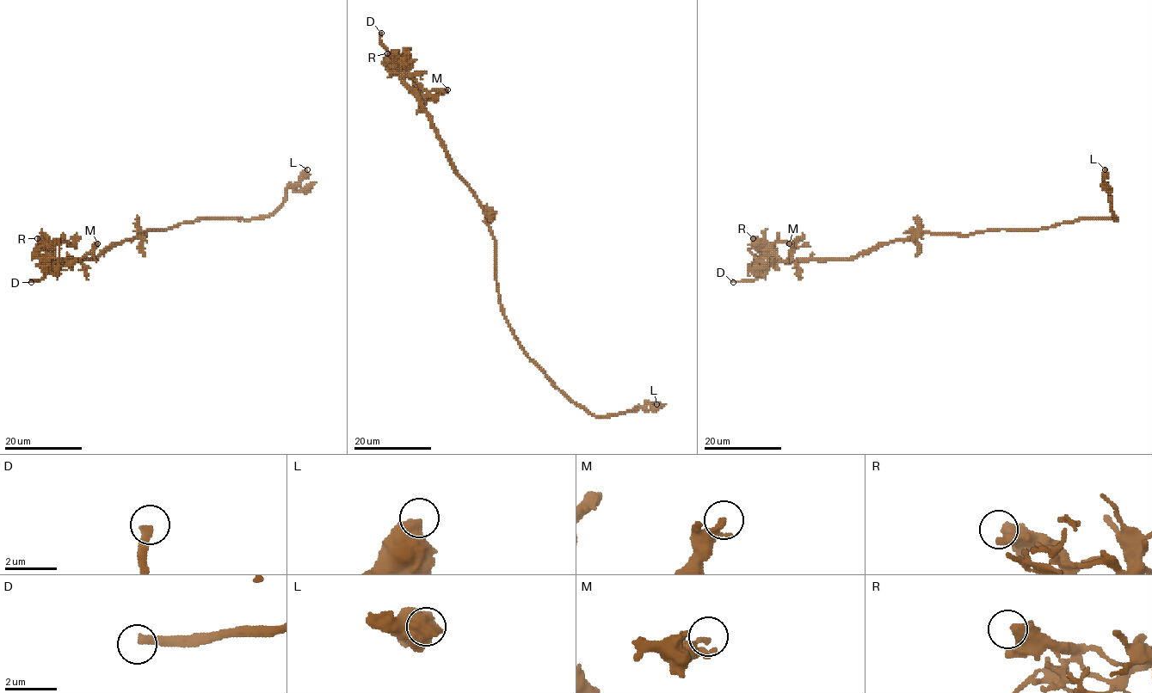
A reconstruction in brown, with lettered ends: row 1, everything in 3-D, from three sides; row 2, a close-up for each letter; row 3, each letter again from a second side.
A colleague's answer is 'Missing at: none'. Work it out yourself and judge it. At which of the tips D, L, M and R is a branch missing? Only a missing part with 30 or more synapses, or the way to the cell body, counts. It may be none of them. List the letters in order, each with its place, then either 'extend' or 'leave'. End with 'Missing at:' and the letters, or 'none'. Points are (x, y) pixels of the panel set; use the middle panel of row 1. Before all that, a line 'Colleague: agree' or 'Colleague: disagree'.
Colleague: disagree
D: (381, 33) | extend
L: (656, 404) | leave
M: (447, 89) | leave
R: (387, 53) | leave
Missing at: D

